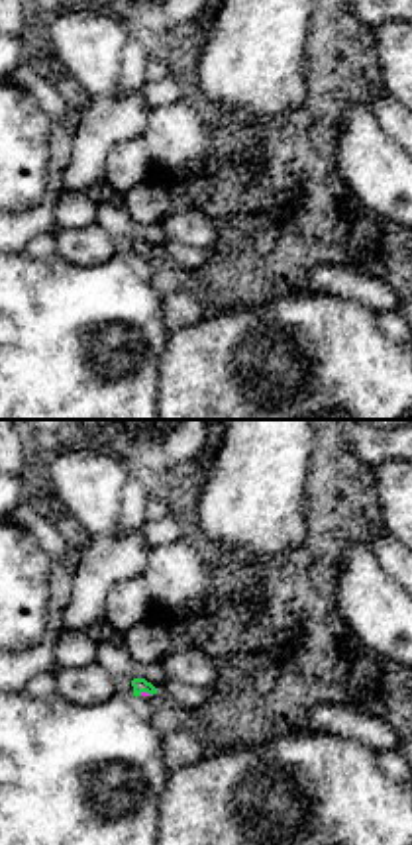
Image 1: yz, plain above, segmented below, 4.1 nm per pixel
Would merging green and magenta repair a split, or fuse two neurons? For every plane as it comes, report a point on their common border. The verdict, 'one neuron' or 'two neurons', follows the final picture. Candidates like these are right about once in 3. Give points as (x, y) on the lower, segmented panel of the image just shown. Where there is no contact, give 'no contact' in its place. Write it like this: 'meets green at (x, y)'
meets green at (146, 691)

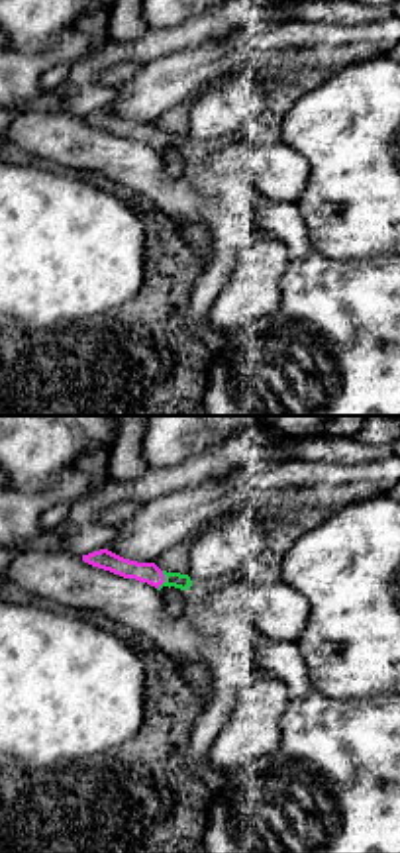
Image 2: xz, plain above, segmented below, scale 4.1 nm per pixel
meets green at (165, 581)

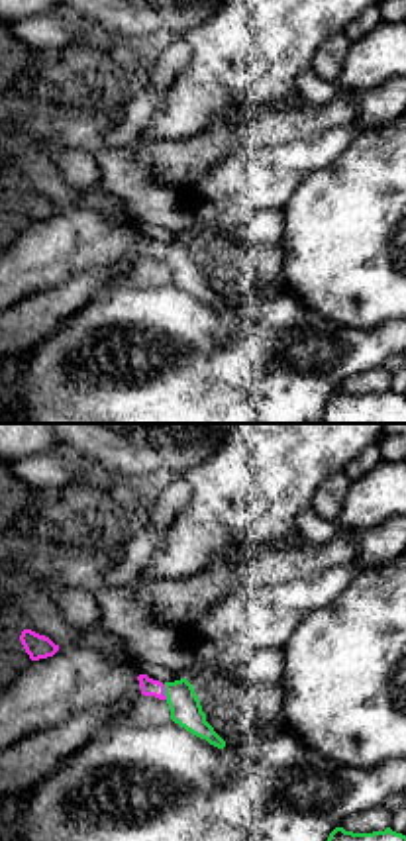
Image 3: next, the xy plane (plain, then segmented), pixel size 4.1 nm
meets green at (165, 692)

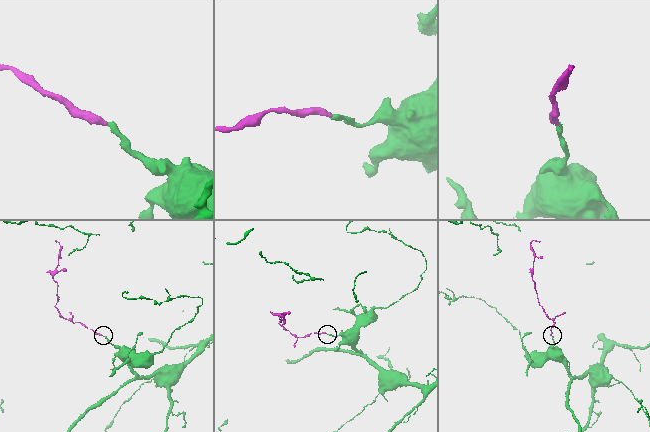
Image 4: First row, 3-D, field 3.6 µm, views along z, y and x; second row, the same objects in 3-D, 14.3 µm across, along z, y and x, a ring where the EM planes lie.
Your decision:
one neuron

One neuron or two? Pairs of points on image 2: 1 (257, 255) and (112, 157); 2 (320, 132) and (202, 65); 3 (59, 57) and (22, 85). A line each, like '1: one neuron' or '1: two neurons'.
1: two neurons
2: two neurons
3: one neuron

